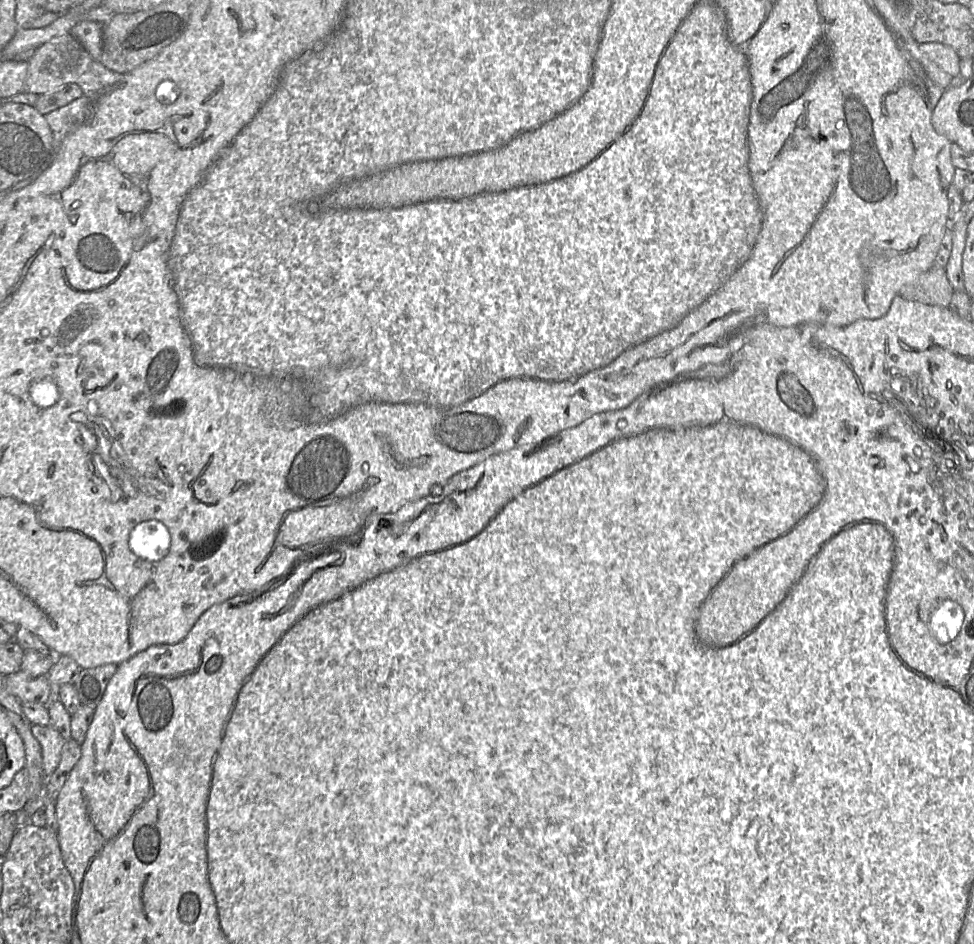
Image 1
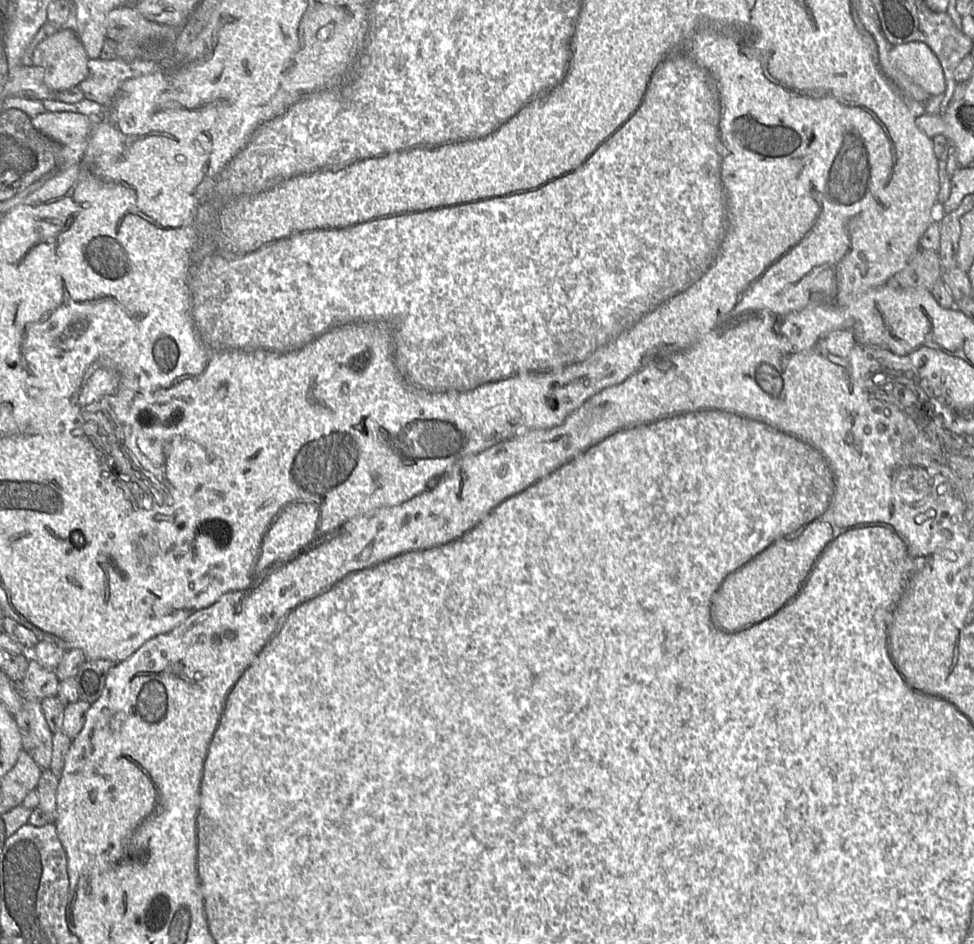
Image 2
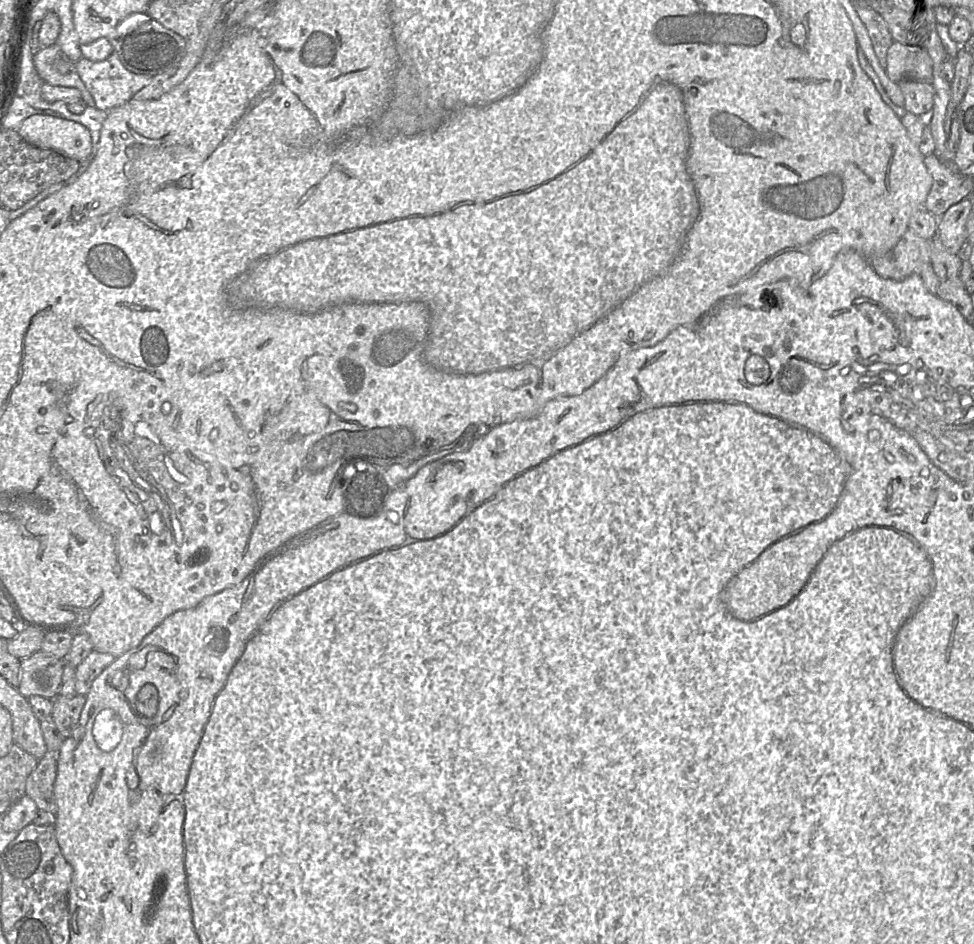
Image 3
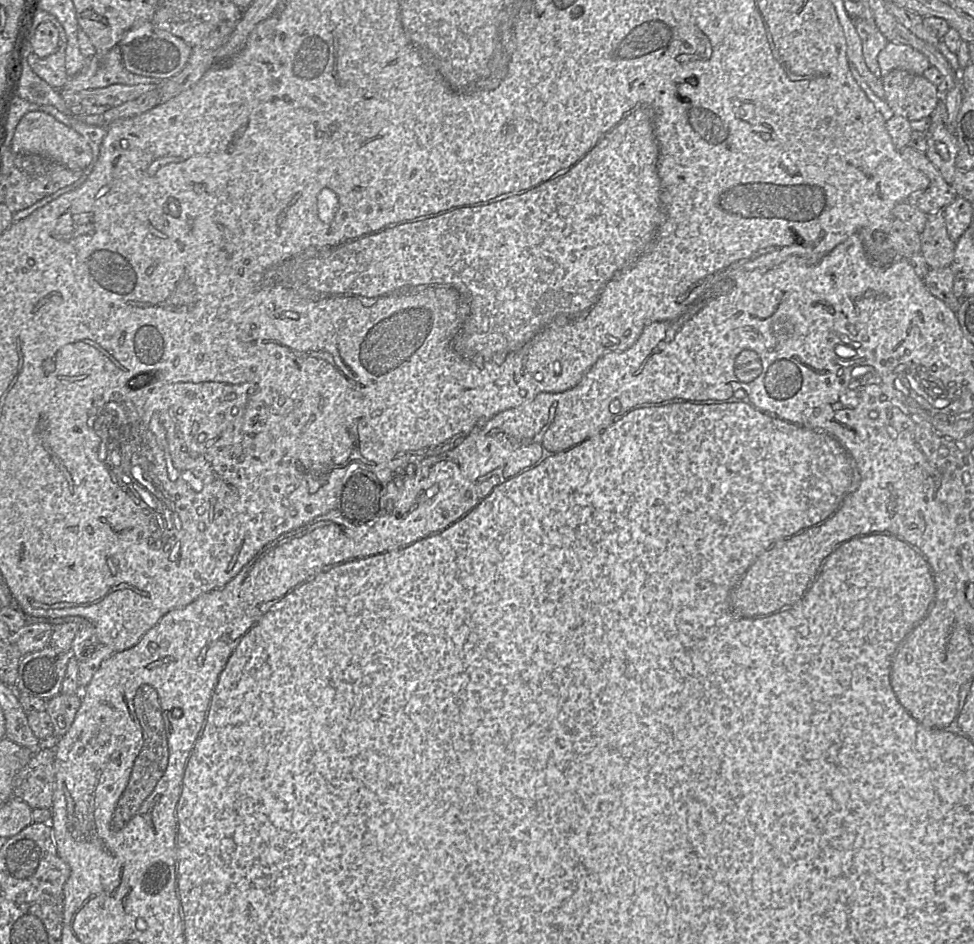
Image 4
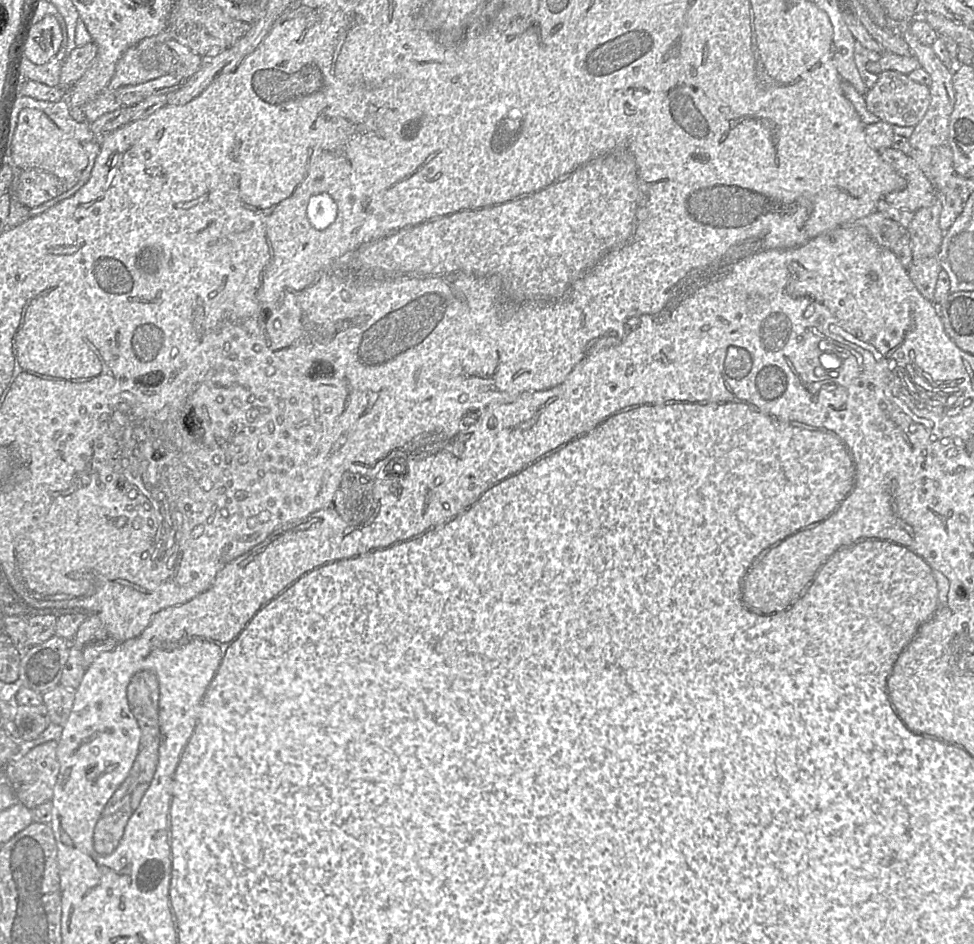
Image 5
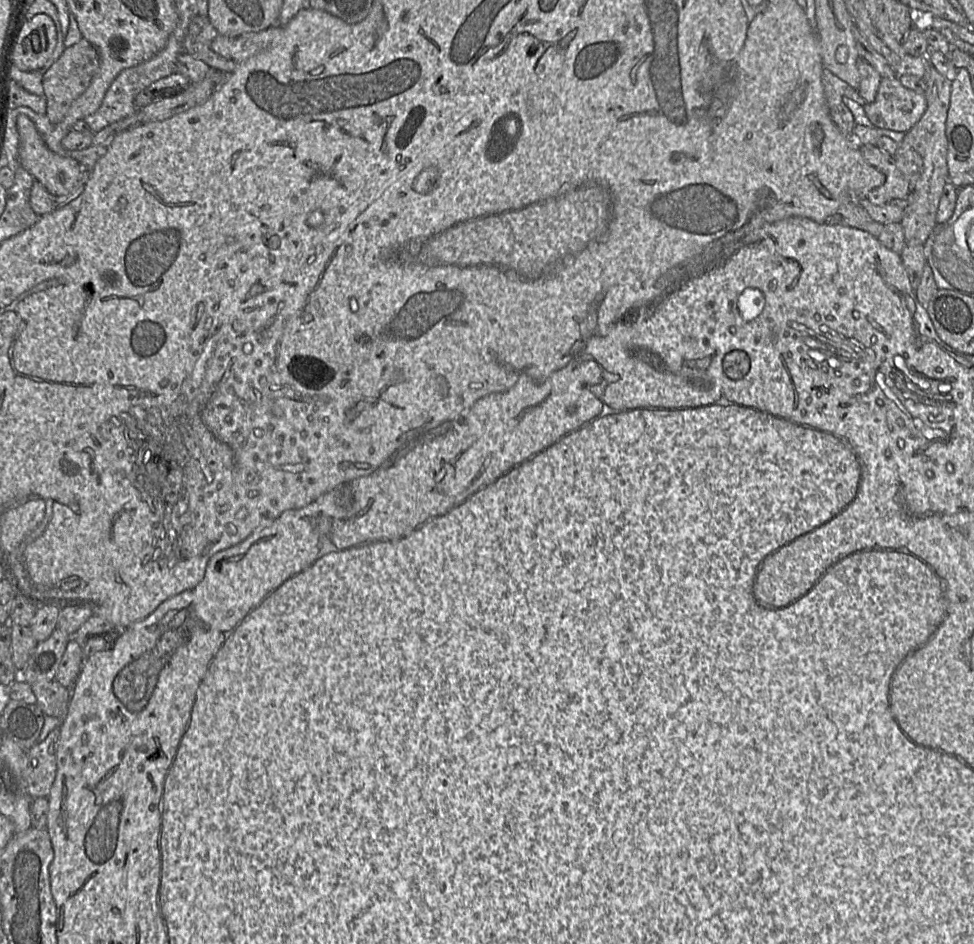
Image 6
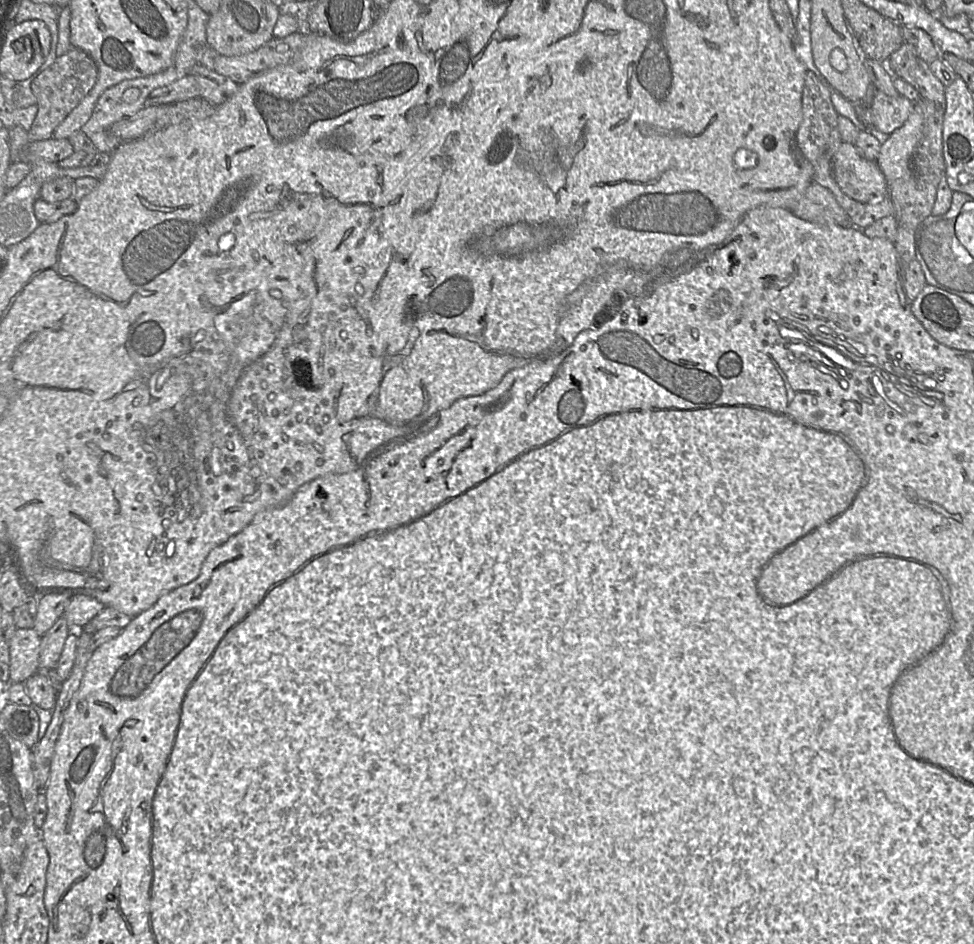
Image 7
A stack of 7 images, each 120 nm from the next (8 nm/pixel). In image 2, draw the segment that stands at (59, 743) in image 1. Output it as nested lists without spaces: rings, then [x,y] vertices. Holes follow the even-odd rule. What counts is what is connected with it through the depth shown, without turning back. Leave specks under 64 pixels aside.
[[[23,693],[23,707],[13,716],[22,738],[23,750],[42,770],[50,769],[53,732],[45,720],[41,701]]]

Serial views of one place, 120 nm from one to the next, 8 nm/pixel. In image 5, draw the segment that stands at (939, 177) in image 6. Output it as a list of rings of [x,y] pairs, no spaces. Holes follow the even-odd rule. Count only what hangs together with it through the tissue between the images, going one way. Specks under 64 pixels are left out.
[[[909,25],[897,26],[898,32],[910,47],[912,56],[918,60],[920,67],[931,77],[931,85],[929,87],[931,102],[925,116],[914,127],[912,135],[908,138],[910,144],[908,155],[933,183],[932,158],[939,146],[948,143],[950,118],[955,106],[955,92],[952,82],[953,71],[941,62],[931,46],[923,45],[917,40],[909,30]],[[942,196],[931,206],[914,212],[913,220],[907,227],[913,259],[937,257],[944,232],[939,226],[942,211]]]

